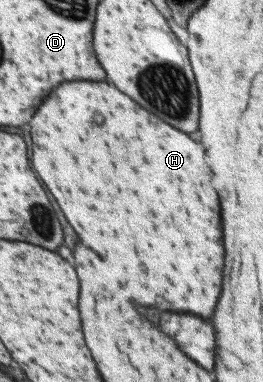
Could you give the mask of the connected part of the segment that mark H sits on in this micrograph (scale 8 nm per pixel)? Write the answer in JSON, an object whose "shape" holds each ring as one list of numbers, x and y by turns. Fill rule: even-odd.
{"shape":[[72,81,72,83,64,83,64,85,56,85,56,89,52,89,52,97,48,97,48,101,44,101,44,105,40,105,40,113,36,113,36,117,32,117,32,165,36,165,36,173,40,173,40,181,42,185,48,185,48,193,52,193,52,197,56,197,56,201,60,201,60,209,64,209,64,217,70,223,70,227,74,229,74,233,78,235,82,245,92,245,92,249,96,249,96,253,100,253,100,257,104,257,106,261,114,263,114,265,122,265,122,269,128,269,126,273,136,277,134,281,130,281,132,289,140,289,140,293,130,293,132,301,140,303,140,305,150,305,156,307,160,311,174,311,174,313,190,313,203,319,208,319,214,312,218,294,220,294,220,277,222,277,222,231,220,231,220,215,218,215,218,197,214,193,214,189,208,185,210,181,210,169,204,165,204,149,194,143,192,139,188,139,184,133,176,131,174,127,166,125,164,121,160,121,158,117,154,117,152,113,144,111,142,107,138,107,134,101,130,101,126,95,122,95,118,89,114,89,108,83,94,83,94,81]]}

